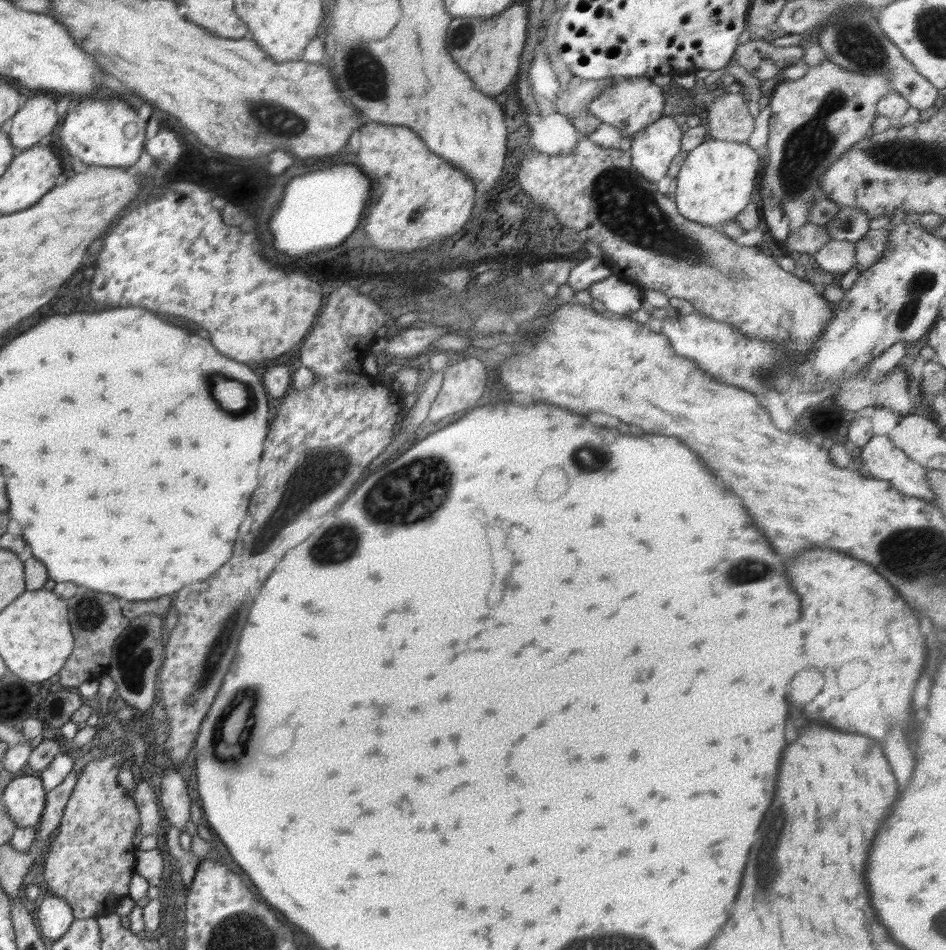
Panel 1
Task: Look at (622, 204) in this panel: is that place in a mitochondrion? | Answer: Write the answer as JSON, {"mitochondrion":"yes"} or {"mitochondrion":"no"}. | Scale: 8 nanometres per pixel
{"mitochondrion":"yes"}

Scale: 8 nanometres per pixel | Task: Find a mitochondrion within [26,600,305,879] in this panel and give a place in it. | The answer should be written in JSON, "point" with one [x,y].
{"point":[136,657]}

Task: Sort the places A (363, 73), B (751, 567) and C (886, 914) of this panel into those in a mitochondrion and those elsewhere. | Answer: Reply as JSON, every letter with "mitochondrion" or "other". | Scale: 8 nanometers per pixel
{"A":"mitochondrion","B":"mitochondrion","C":"other"}

